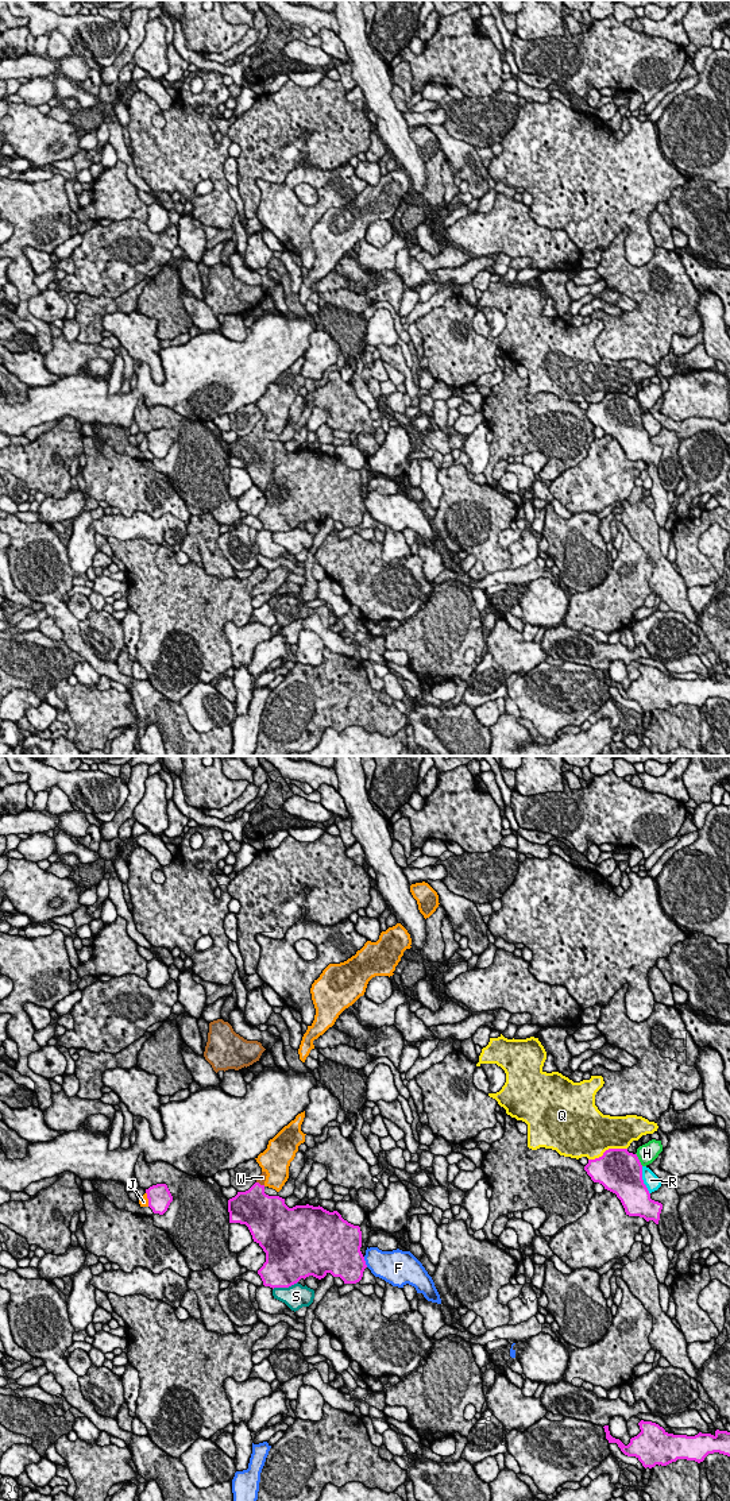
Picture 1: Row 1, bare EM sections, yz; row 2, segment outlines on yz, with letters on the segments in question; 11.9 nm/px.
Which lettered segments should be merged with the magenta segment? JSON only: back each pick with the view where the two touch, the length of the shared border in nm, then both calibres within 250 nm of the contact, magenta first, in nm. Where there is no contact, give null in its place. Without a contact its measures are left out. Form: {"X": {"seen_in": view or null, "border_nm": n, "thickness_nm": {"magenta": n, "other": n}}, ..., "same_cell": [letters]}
{"W": {"seen_in": "yz", "border_nm": 110, "thickness_nm": {"magenta": 380, "other": 90}}, "same_cell": ["W"]}

